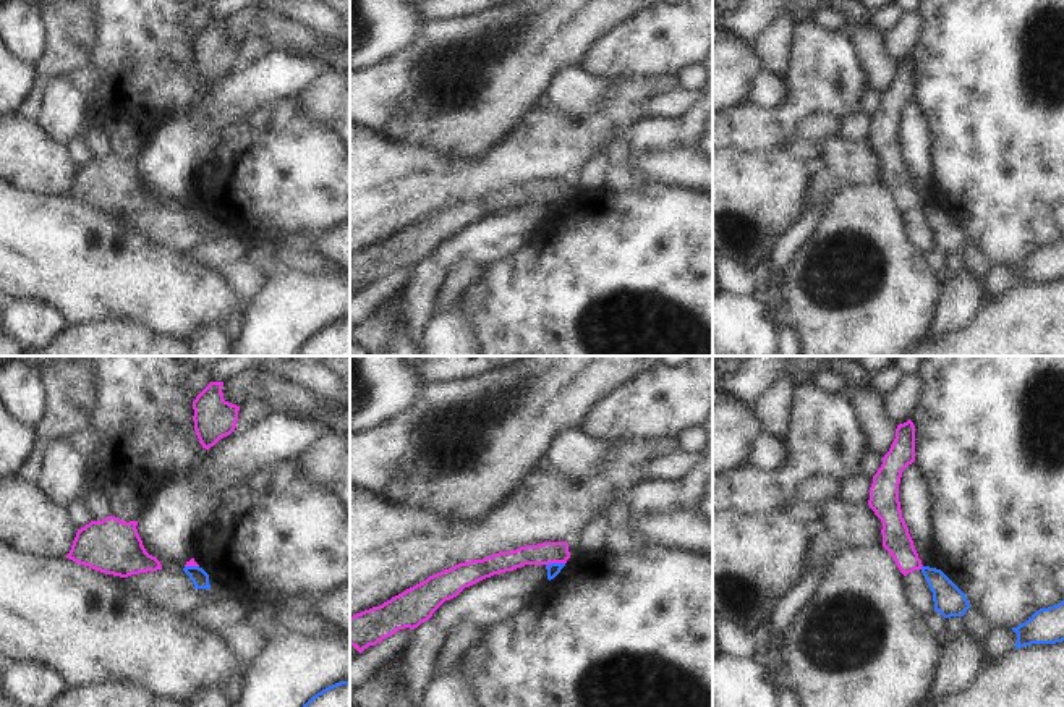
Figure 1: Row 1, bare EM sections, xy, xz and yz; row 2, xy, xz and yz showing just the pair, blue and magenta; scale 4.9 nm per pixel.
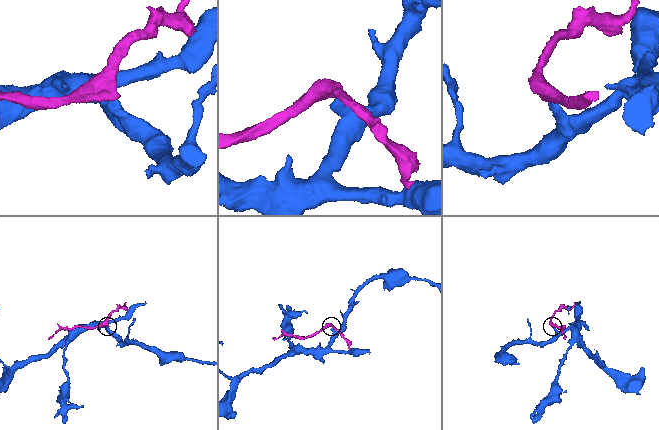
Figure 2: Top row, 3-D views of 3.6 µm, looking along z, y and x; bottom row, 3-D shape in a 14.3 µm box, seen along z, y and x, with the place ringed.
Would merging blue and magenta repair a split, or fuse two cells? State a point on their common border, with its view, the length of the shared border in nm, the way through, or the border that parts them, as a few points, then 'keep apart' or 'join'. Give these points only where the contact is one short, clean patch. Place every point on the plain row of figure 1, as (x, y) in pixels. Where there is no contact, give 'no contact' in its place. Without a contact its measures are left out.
meets blue in xz at (554, 201); contact 100 nm long; border along xz (564, 199), (546, 203); keep apart

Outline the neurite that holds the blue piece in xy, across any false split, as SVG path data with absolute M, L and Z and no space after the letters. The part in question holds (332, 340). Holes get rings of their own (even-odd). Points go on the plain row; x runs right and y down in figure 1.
M335 320L313 333L295 356L350 356L350 320Z

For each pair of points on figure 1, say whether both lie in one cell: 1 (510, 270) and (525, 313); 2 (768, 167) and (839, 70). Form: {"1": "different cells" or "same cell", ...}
{"1": "same cell", "2": "different cells"}

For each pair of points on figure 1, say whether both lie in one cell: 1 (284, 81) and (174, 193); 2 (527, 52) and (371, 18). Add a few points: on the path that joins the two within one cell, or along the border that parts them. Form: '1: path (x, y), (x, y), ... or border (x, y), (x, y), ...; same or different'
1: path (248, 88), (175, 157); same
2: border (425, 23), (408, 44), (391, 54); different

